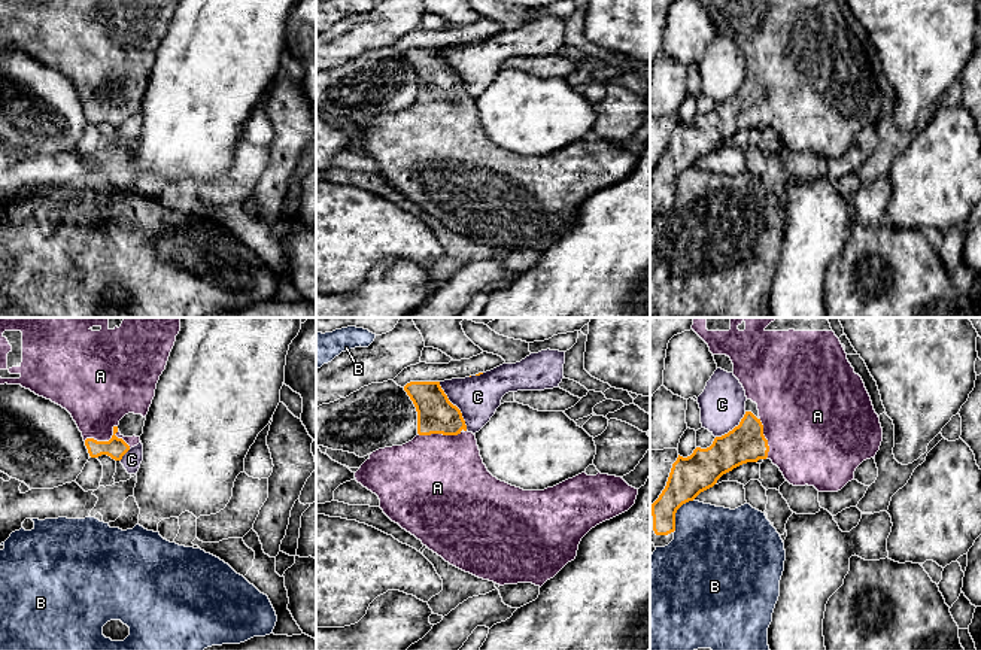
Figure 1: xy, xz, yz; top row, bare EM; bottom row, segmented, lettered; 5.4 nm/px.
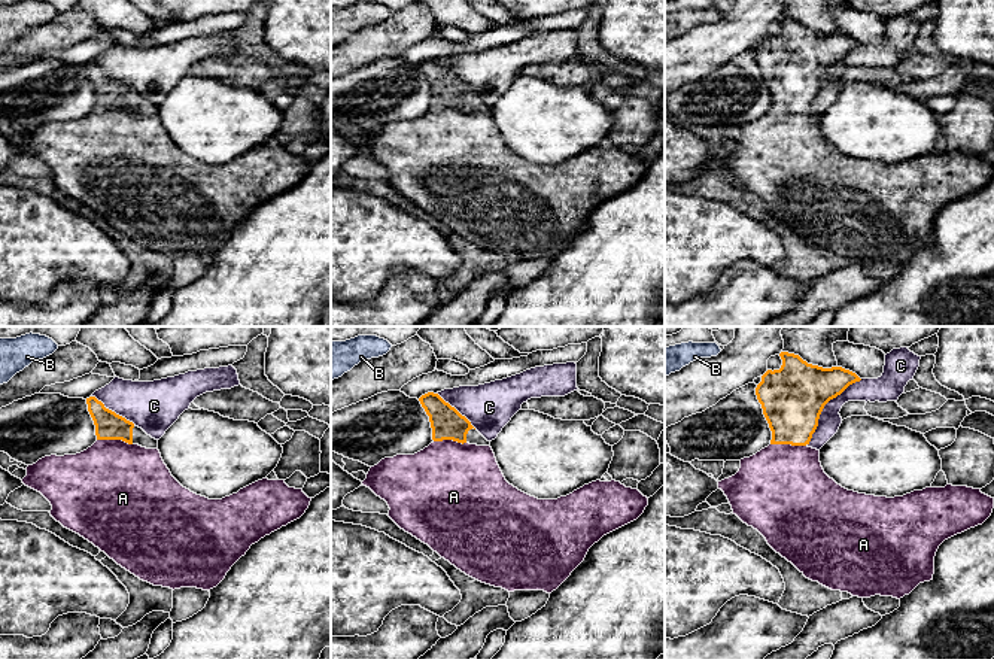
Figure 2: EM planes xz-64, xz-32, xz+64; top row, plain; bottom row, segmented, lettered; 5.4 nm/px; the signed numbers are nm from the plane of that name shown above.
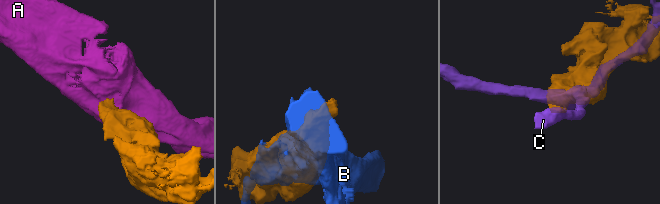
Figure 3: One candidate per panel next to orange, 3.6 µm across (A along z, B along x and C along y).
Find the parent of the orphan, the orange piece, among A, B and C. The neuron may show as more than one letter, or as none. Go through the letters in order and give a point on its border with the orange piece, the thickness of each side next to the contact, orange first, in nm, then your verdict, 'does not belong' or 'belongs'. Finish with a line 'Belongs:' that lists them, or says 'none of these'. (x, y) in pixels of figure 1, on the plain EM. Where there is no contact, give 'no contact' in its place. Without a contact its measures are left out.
A: contact xy (109, 106); calibres 110 and 360 nm; belongs
B: contact yz (676, 178); calibres 220 and 400 nm; does not belong
C: contact xz (455, 72); calibres 200 and 240 nm; does not belong
Belongs: A

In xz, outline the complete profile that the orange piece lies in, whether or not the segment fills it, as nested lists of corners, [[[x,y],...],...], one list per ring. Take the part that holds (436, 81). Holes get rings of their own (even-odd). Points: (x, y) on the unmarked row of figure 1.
[[[410,48],[404,57],[417,78],[417,101],[403,112],[373,118],[355,139],[355,145],[379,162],[379,173],[392,188],[465,239],[499,252],[532,249],[541,253],[575,225],[581,204],[592,194],[635,170],[638,155],[622,143],[601,139],[596,142],[581,139],[544,157],[523,157],[501,148],[488,137],[476,101],[467,97],[461,76],[449,67],[440,48]]]

